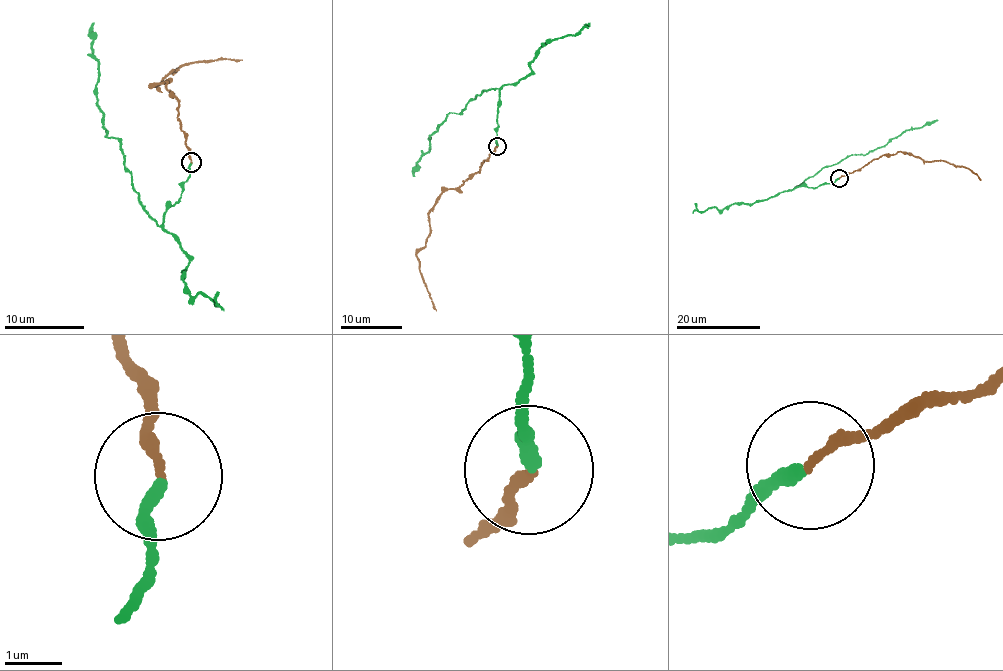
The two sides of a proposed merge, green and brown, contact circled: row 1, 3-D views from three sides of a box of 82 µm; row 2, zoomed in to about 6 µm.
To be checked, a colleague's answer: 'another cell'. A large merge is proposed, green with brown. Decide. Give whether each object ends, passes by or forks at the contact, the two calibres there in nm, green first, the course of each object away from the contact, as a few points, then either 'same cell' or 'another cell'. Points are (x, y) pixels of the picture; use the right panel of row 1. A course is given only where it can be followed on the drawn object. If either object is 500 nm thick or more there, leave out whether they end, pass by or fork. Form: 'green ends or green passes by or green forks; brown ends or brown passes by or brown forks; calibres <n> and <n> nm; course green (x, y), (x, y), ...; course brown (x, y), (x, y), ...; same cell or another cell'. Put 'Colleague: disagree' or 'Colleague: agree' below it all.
green ends; brown ends; calibres 220 and 170 nm; course green (839, 178), (814, 188), (800, 185), (791, 189), (824, 167), (853, 154), (866, 154), (906, 130), (937, 119); course brown (839, 178), (880, 156), (902, 152), (925, 161), (944, 161), (972, 170), (981, 180); same cell
Colleague: disagree

